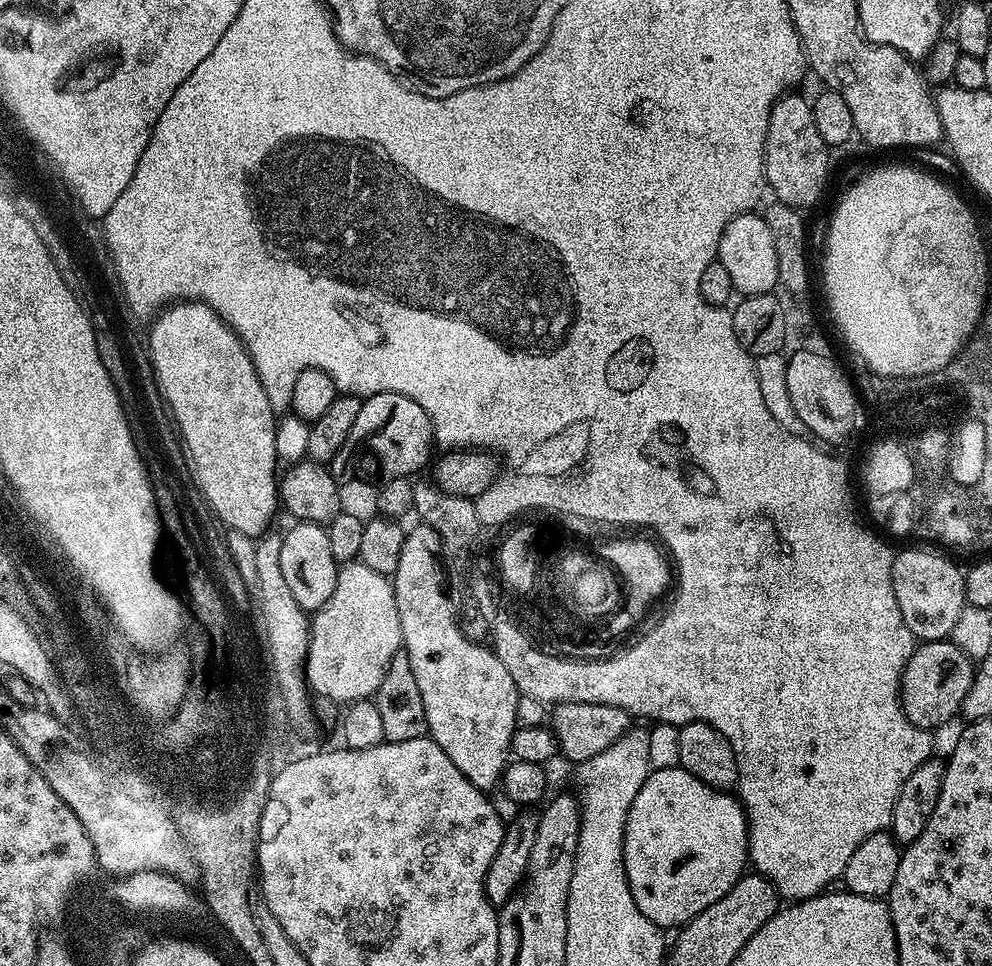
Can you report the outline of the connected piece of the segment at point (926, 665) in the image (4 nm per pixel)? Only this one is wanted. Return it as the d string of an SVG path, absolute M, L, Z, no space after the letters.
M951 639L925 640L914 651L900 683L900 705L914 726L937 730L961 715L966 694L976 676L974 661Z

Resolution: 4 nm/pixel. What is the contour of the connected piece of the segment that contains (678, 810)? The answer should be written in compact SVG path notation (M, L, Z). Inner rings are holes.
M679 766L670 769L658 769L646 778L642 790L638 790L638 798L630 806L630 814L626 818L626 830L624 831L624 869L630 886L630 894L634 894L634 902L638 902L638 910L650 918L657 928L661 930L679 929L691 922L706 906L718 902L727 892L740 881L749 867L748 858L748 816L744 813L744 805L731 791L711 788L706 782L702 782L694 774L690 774L685 768Z

